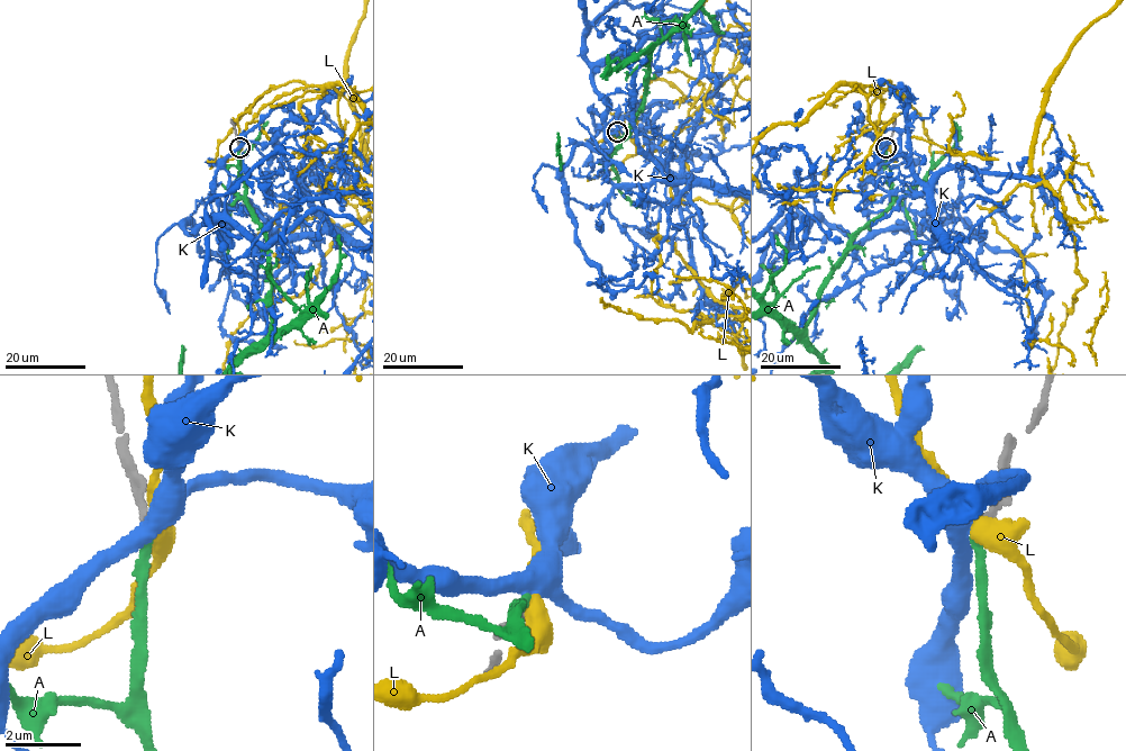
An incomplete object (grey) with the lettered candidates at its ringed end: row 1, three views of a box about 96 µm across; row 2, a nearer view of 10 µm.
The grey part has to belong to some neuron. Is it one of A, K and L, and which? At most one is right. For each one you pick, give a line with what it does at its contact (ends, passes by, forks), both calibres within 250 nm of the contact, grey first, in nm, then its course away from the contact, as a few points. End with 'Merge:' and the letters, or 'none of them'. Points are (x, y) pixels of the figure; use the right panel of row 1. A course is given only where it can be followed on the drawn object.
A: it ends; calibres 240 and 240 nm
Merge: A

